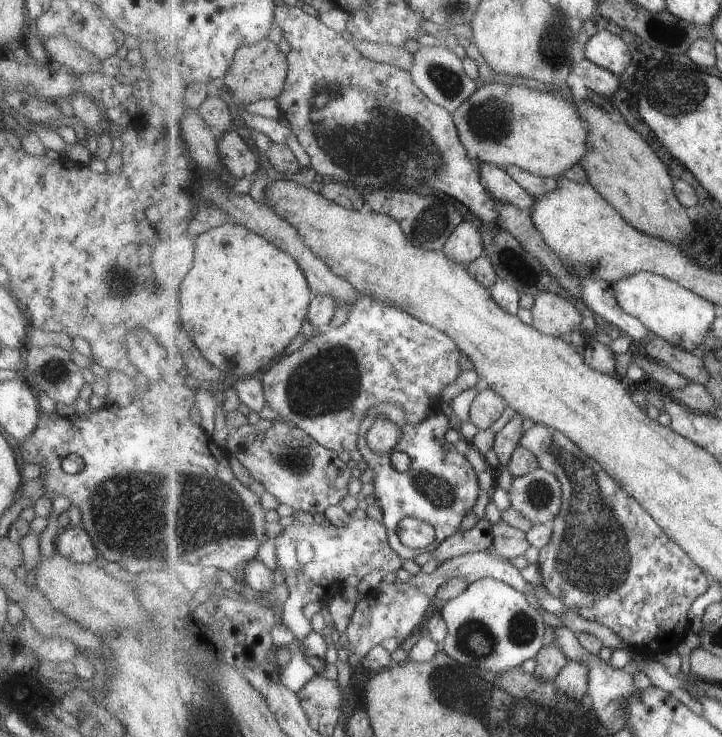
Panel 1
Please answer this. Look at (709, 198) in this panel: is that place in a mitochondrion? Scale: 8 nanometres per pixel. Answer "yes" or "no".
no

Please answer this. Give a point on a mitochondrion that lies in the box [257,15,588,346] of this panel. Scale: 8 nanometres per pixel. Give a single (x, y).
(379, 145)

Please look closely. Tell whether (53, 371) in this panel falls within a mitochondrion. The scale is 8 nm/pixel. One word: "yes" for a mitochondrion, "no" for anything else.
yes

